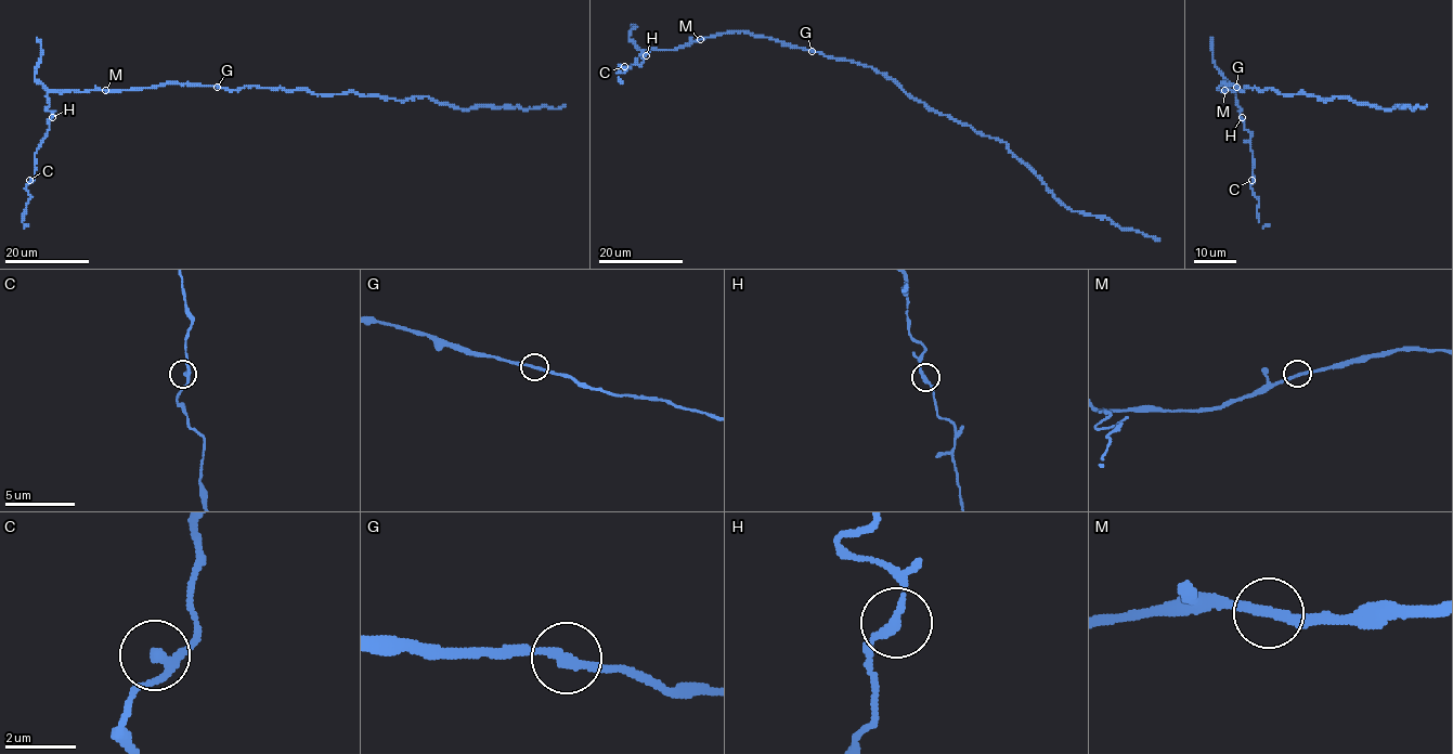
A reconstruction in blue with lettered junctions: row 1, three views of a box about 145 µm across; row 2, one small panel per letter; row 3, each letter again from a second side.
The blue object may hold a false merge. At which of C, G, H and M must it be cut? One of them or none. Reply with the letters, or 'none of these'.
none of these

